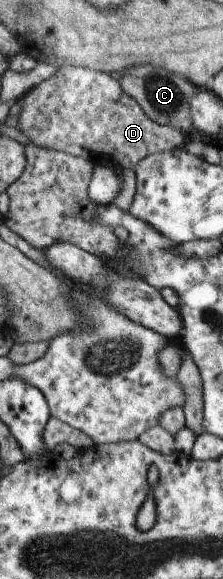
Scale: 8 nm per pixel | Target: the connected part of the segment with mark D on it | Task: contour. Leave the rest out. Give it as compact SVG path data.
M82 66L58 68L57 74L32 88L18 101L22 104L22 110L17 128L26 138L30 138L32 145L82 157L91 161L94 166L134 169L141 159L160 152L183 148L189 140L182 130L153 122L144 113L140 104L126 94L120 88L120 82L114 80L110 74Z

